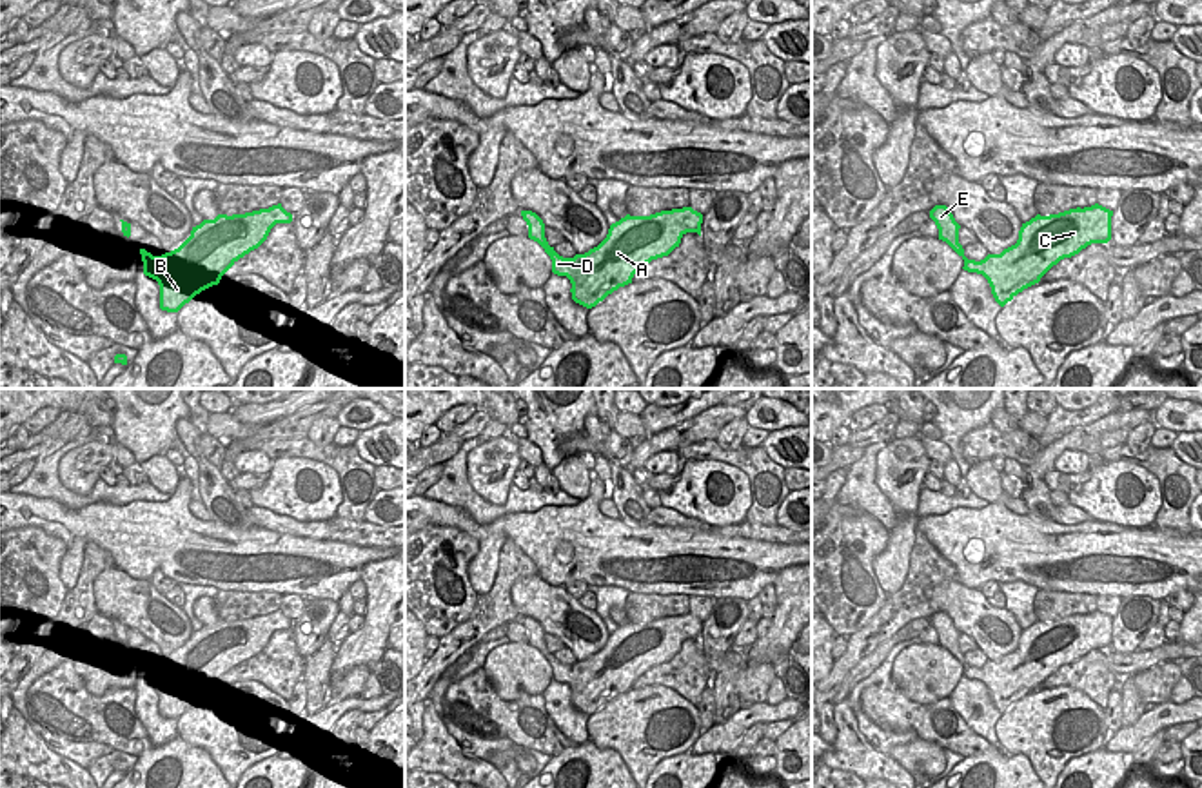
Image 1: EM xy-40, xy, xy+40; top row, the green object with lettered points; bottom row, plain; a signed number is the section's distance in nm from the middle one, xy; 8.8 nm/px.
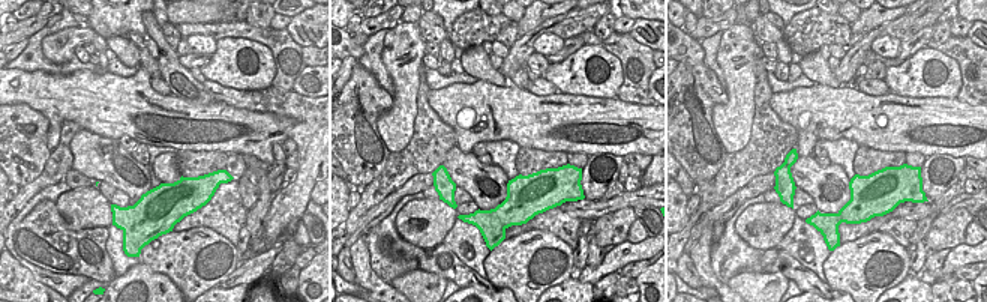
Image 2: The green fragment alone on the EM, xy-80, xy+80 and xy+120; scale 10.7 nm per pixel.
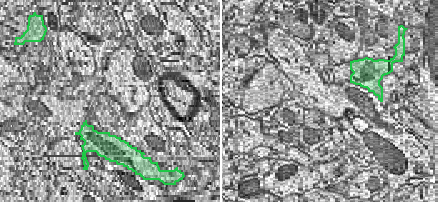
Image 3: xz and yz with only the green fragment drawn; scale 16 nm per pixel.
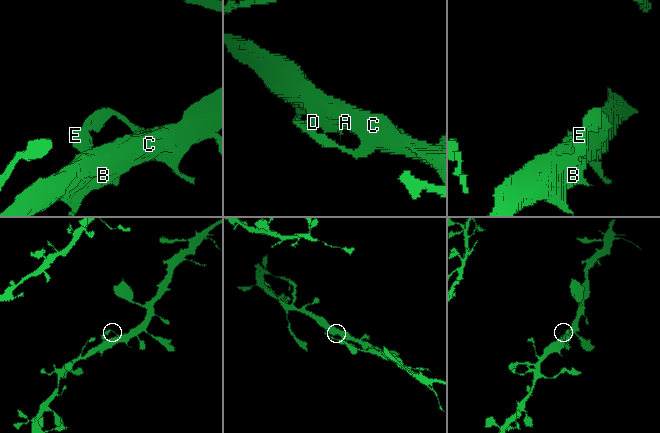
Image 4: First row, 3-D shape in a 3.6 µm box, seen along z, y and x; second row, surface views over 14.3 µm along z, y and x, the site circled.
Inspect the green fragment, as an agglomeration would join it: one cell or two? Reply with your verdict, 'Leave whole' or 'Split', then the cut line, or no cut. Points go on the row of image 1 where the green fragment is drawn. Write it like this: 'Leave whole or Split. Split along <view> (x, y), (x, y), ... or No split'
Leave whole. No split.

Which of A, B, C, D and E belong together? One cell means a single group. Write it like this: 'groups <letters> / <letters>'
groups A B C D E

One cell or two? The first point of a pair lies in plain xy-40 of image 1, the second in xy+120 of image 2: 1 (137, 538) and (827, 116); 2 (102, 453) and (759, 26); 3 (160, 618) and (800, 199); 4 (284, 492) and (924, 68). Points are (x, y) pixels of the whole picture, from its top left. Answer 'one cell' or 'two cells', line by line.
1: one cell
2: two cells
3: two cells
4: one cell

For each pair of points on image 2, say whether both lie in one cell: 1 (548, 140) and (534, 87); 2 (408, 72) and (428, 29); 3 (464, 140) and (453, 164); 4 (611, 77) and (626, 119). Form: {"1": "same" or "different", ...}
{"1": "different", "2": "different", "3": "different", "4": "different"}

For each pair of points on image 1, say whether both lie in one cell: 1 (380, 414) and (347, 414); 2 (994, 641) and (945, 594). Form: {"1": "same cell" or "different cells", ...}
{"1": "same cell", "2": "same cell"}

